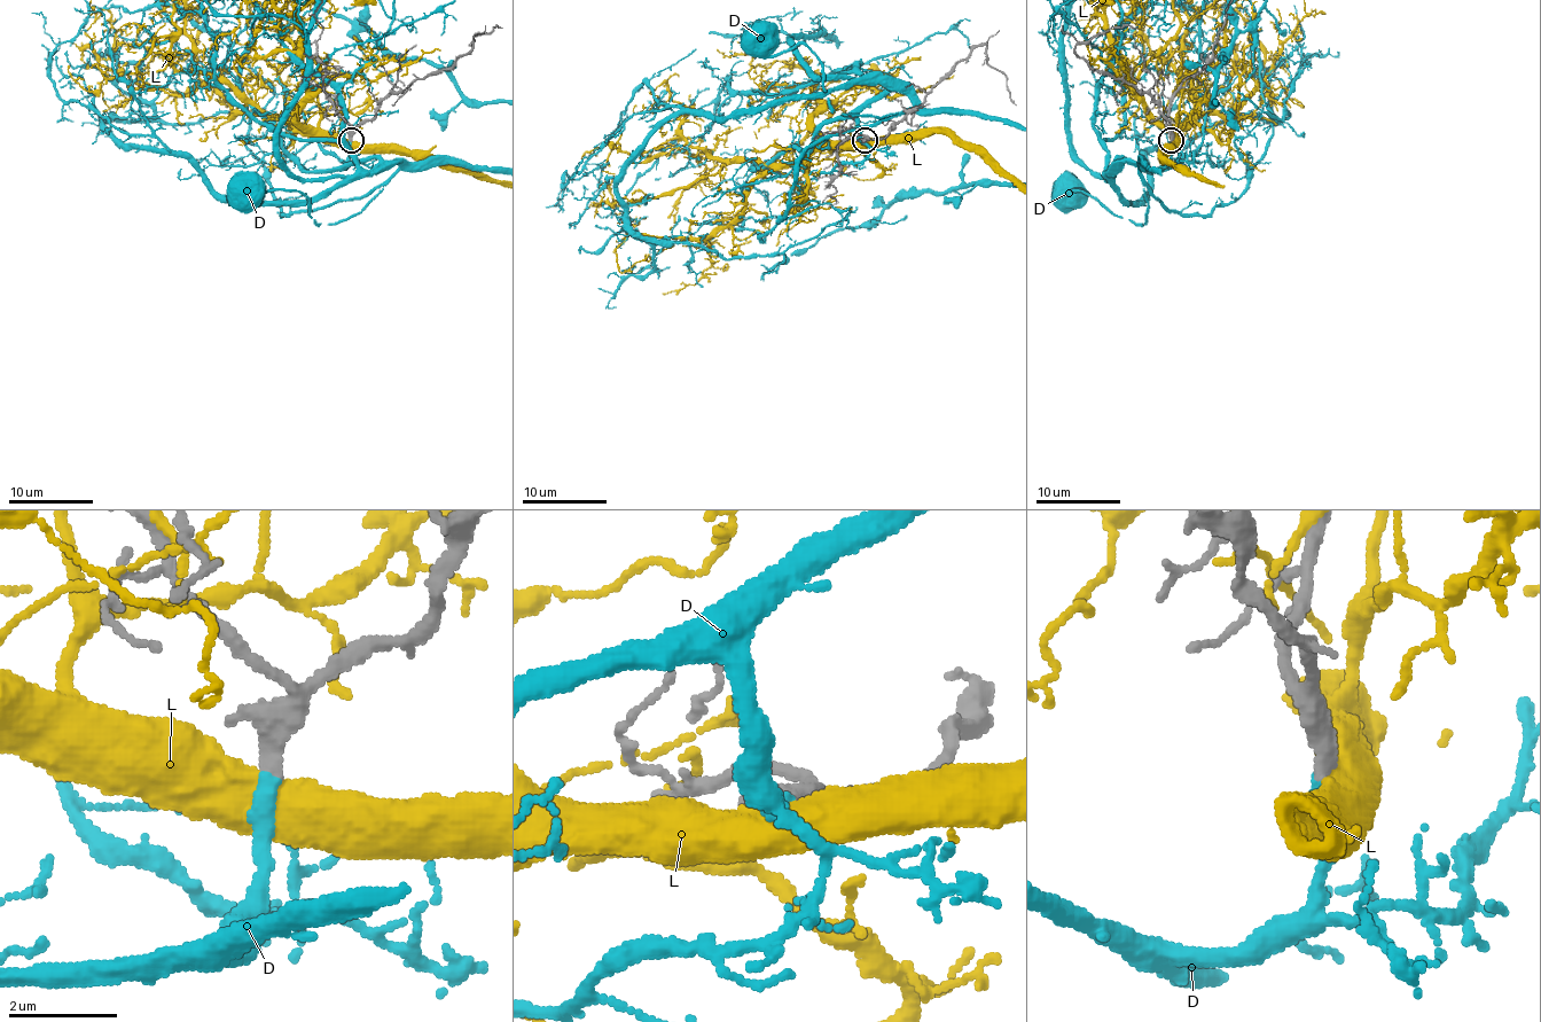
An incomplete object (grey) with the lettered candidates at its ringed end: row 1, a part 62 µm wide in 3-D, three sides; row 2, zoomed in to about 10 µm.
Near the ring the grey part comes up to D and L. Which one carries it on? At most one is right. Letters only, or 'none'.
D

